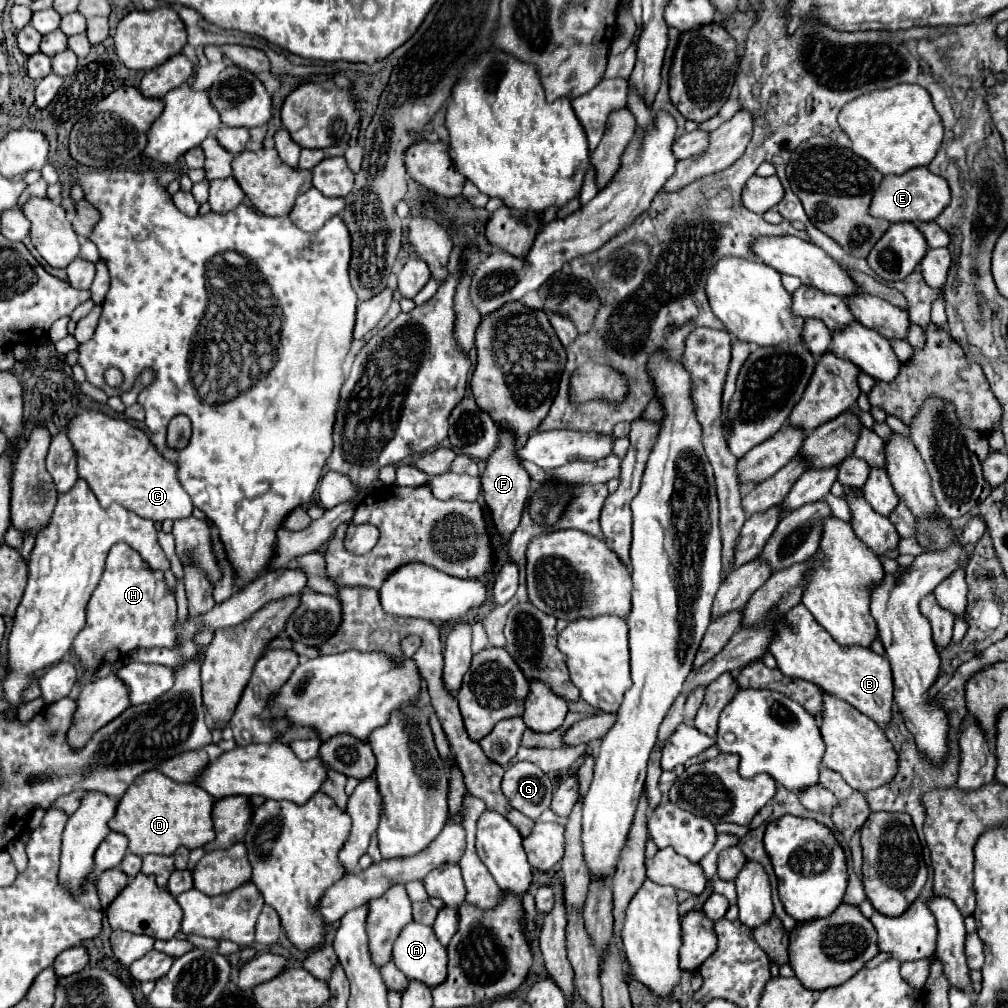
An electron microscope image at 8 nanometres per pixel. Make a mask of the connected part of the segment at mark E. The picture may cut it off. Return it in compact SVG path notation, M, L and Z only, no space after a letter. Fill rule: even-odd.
M912 168L900 176L884 176L876 196L872 196L870 212L876 218L888 222L930 222L934 220L950 202L950 188L942 176L932 174L928 168Z

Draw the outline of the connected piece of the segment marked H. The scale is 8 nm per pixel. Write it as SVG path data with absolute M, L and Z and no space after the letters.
M124 542L108 552L104 574L88 602L86 616L88 622L72 646L84 670L96 672L102 664L122 660L134 648L172 648L176 644L174 592L166 588L162 572L150 570L140 554Z

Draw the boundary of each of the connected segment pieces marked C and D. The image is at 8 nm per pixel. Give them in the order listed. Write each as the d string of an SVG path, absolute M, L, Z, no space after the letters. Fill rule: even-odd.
M88 410L68 422L66 434L76 452L78 476L88 482L102 506L116 502L154 522L162 522L166 518L178 520L192 514L194 506L178 480L176 466L156 452L140 428L134 428L124 420L110 418L102 412Z
M148 770L140 774L126 794L120 798L114 818L108 822L110 830L128 836L128 850L136 856L164 854L172 856L178 846L190 850L208 844L214 836L212 826L212 806L214 800L196 784L180 784L164 776L160 770Z

